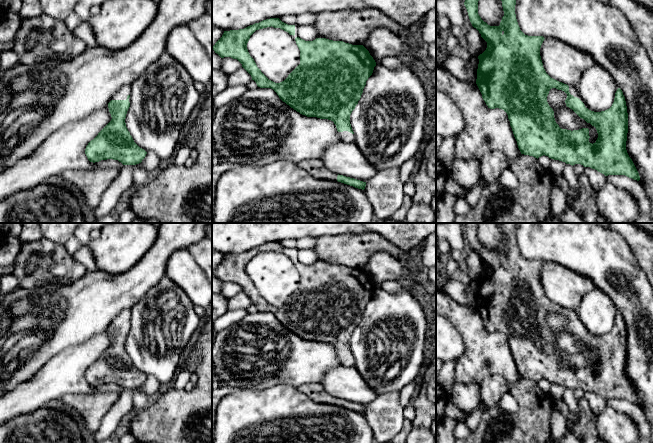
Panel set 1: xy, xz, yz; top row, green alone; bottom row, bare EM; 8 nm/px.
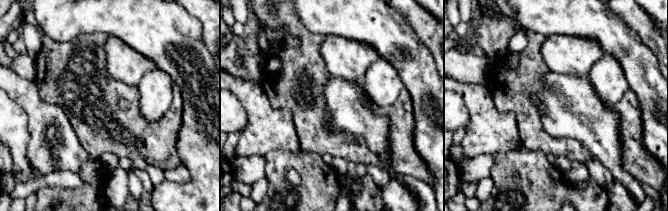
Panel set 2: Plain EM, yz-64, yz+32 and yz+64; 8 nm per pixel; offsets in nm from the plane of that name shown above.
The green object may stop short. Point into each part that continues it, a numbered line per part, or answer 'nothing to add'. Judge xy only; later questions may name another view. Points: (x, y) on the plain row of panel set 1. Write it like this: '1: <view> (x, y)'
1: xy (124, 315)

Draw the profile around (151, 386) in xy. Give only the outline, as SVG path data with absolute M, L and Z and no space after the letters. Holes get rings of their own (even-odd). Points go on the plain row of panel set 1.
M152 375L147 376L145 382L142 384L142 392L145 394L147 398L156 394L160 389L160 382L158 379Z

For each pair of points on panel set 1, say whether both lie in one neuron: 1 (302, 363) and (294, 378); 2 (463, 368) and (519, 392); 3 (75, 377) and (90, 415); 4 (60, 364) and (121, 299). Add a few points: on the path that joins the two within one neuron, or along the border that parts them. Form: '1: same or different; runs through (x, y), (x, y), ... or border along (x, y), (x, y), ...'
1: same; runs through (298, 367), (295, 370), (295, 374)
2: different; border along (509, 383), (498, 375), (489, 375), (480, 385)
3: different; border along (95, 393), (67, 393), (61, 399)
4: different; border along (100, 333), (57, 353)

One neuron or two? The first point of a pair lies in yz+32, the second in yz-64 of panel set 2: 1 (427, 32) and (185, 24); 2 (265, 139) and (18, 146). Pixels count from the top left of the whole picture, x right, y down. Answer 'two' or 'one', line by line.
1: two
2: two

